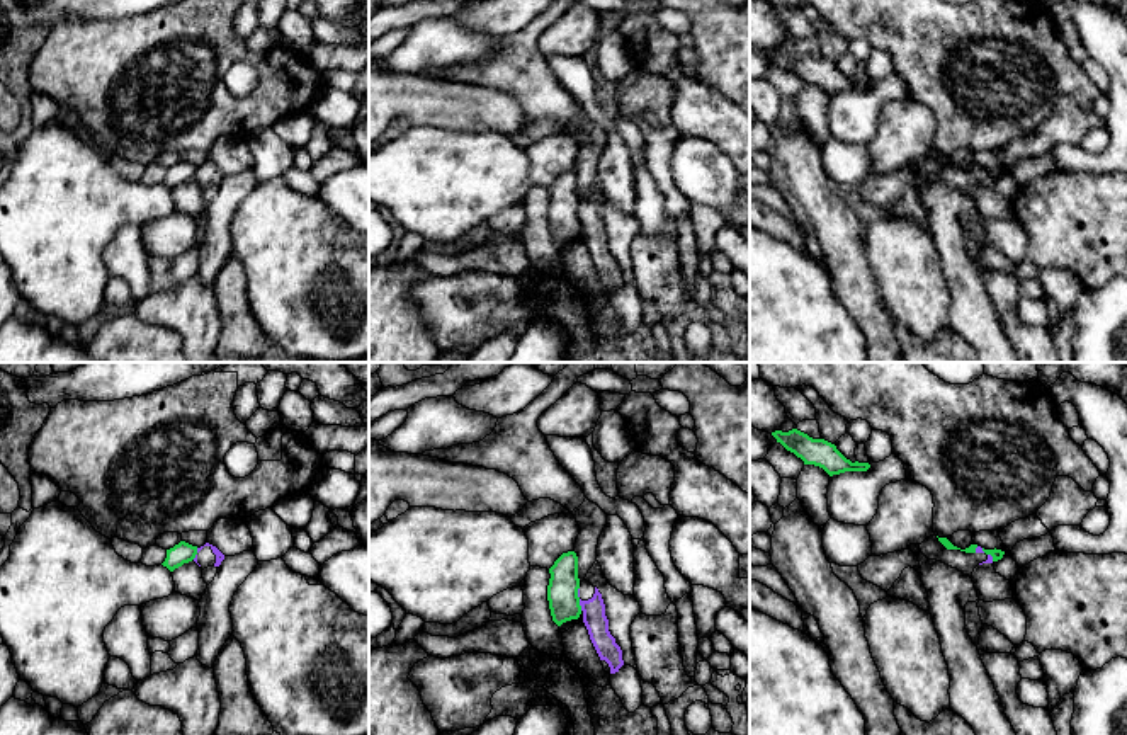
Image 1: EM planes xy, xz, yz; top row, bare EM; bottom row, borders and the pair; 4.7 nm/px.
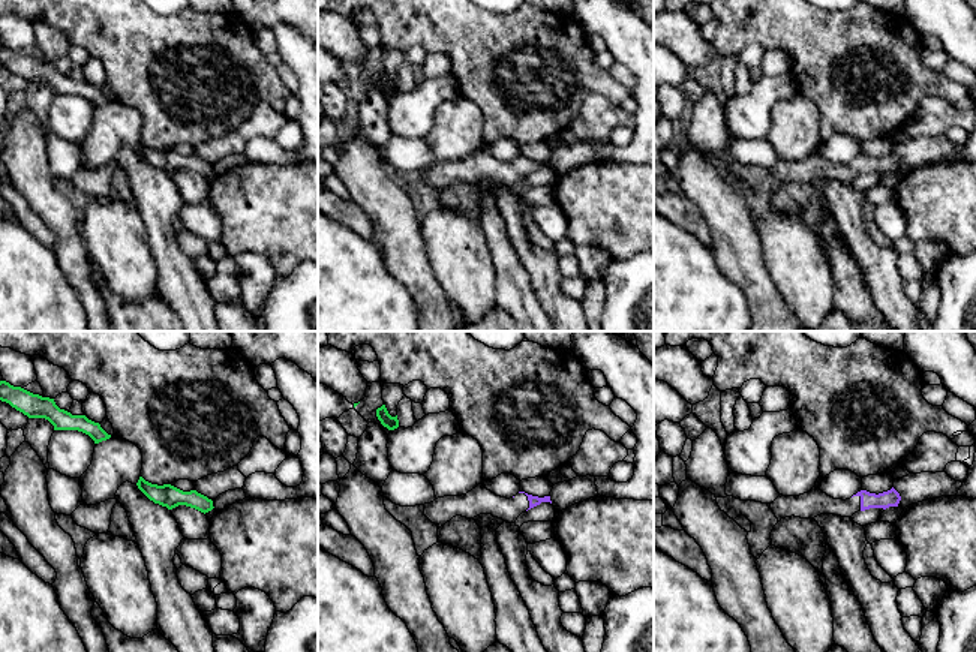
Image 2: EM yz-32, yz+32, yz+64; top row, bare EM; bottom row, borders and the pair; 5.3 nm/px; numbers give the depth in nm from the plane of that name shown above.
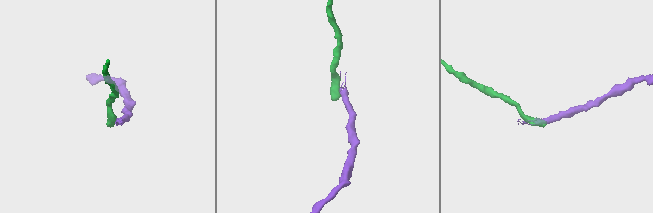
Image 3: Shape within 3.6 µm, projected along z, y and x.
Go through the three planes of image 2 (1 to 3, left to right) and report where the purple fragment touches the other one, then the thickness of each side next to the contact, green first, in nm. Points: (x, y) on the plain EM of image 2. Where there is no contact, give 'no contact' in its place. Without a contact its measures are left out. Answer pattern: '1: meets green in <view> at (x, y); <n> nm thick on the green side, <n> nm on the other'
1: no contact
2: no contact
3: no contact

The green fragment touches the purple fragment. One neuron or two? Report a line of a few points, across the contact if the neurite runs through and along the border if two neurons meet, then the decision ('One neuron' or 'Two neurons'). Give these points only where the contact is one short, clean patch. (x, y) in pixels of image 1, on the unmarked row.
Line: xz (578, 206), (578, 223), (582, 228). Two neurons

